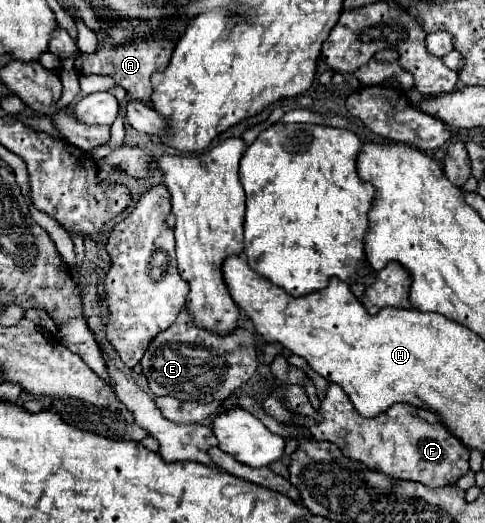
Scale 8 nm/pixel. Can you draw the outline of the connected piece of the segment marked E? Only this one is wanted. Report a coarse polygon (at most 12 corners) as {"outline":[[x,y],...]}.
{"outline":[[188,307],[142,357],[150,391],[226,401],[258,369],[254,335]]}

